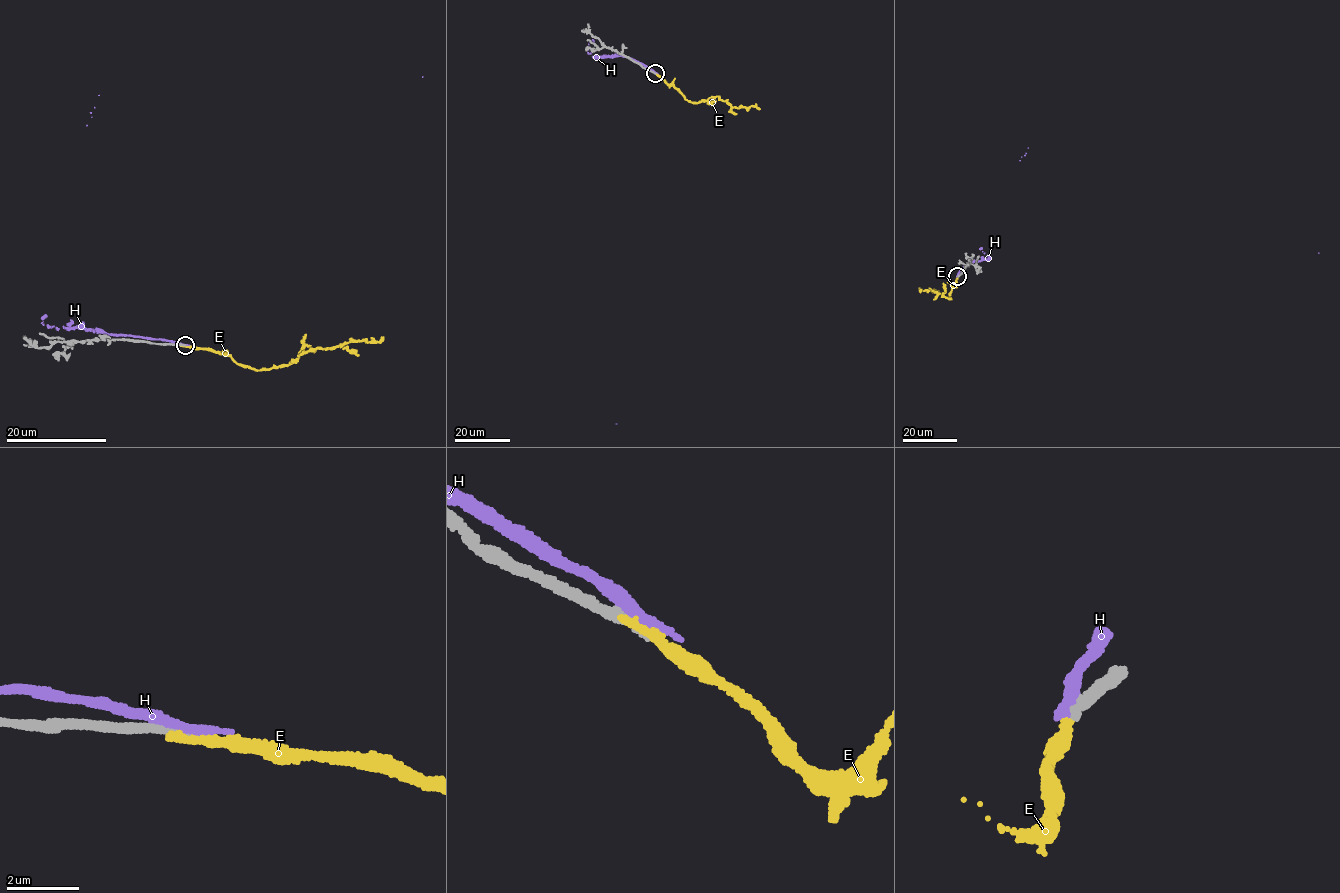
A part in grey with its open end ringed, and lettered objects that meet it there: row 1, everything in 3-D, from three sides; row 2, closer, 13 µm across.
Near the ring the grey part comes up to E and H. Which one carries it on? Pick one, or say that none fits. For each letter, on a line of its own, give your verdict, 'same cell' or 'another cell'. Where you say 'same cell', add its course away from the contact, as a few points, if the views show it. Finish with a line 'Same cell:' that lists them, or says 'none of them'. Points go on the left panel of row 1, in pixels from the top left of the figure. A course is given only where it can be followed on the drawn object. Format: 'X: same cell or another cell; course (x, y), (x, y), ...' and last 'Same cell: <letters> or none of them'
E: another cell
H: another cell
Same cell: none of them

